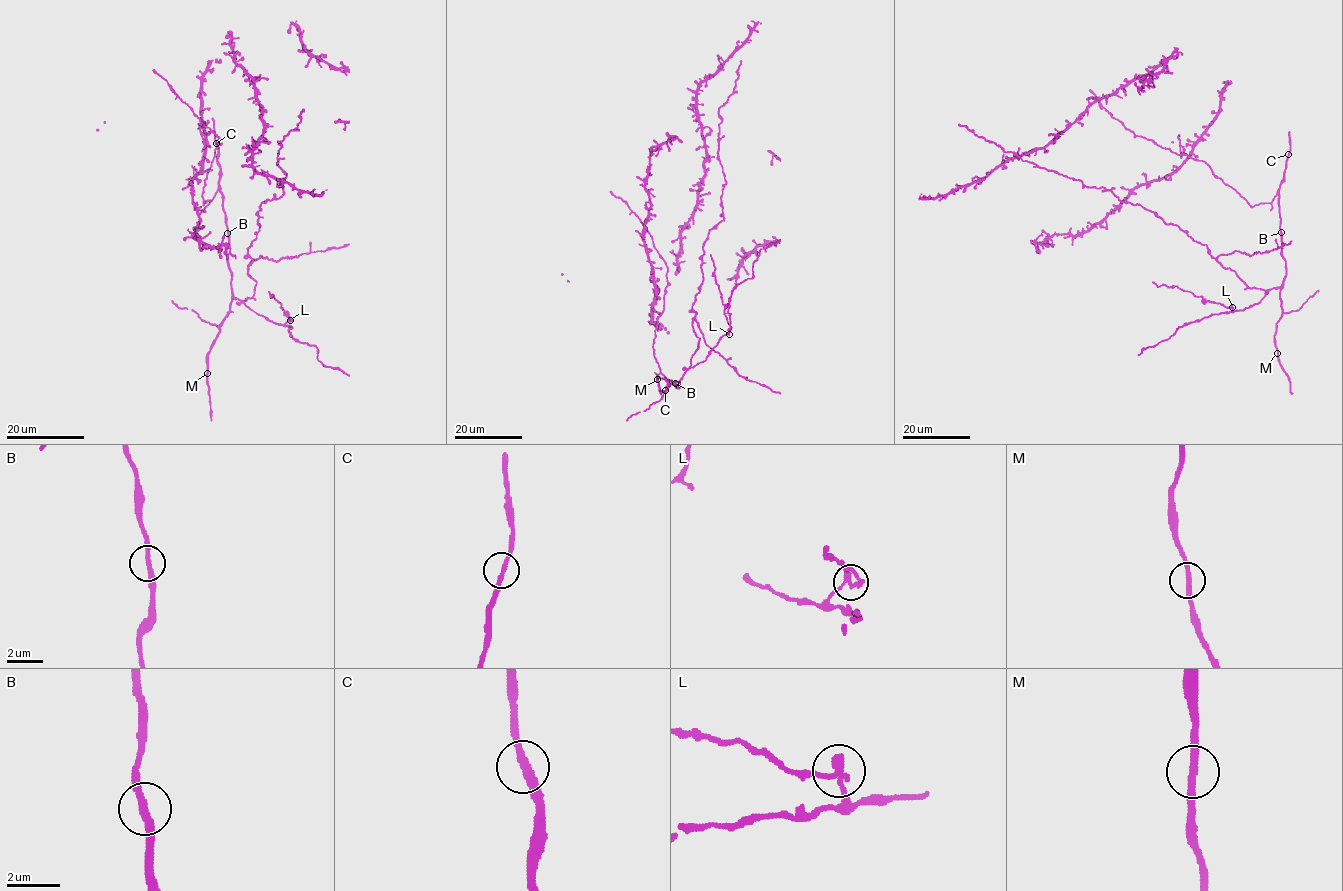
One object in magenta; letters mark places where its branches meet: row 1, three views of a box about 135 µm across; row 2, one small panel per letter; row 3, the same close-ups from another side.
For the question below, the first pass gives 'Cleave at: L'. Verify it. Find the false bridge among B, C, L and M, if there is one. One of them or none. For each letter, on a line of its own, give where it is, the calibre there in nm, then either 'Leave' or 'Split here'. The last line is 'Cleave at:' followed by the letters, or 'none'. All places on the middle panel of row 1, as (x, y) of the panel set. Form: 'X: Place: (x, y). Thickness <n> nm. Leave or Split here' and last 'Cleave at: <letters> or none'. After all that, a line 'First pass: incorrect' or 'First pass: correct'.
B: Place: (675, 383). Thickness 280 nm. Leave
C: Place: (665, 390). Thickness 260 nm. Leave
L: Place: (729, 334). Thickness 260 nm. Split here
M: Place: (657, 379). Thickness 260 nm. Leave
Cleave at: L
First pass: correct

